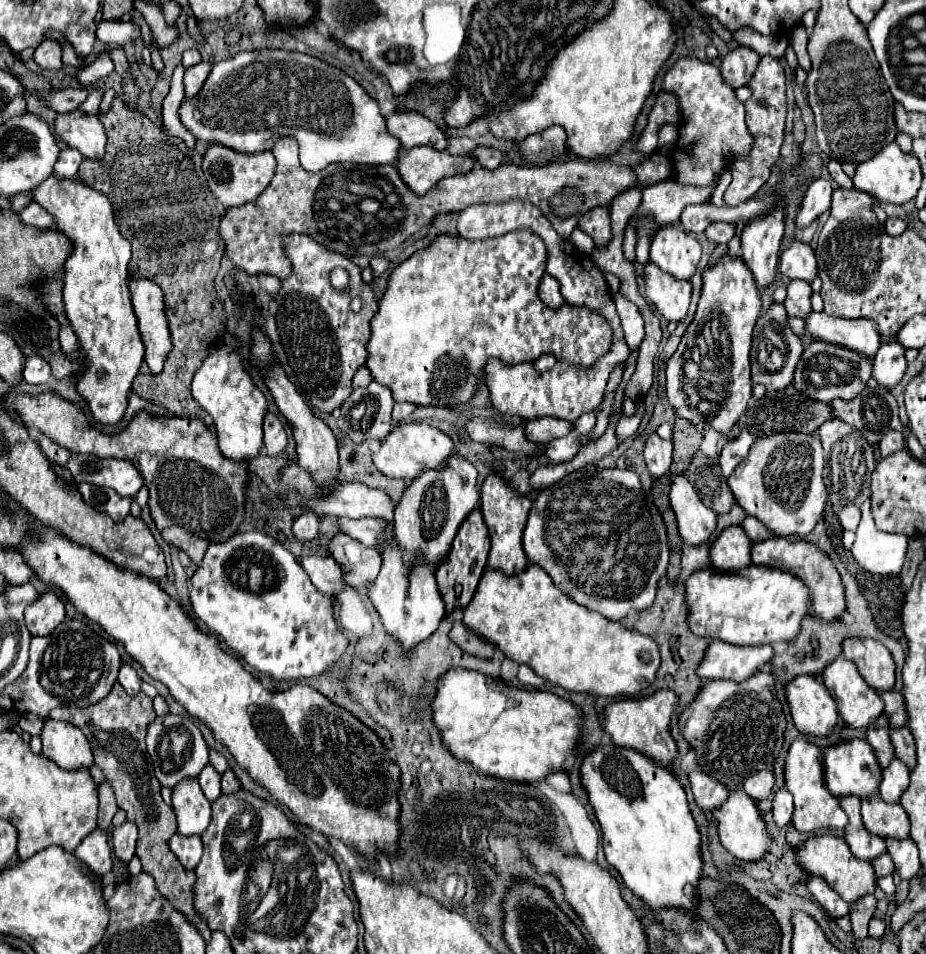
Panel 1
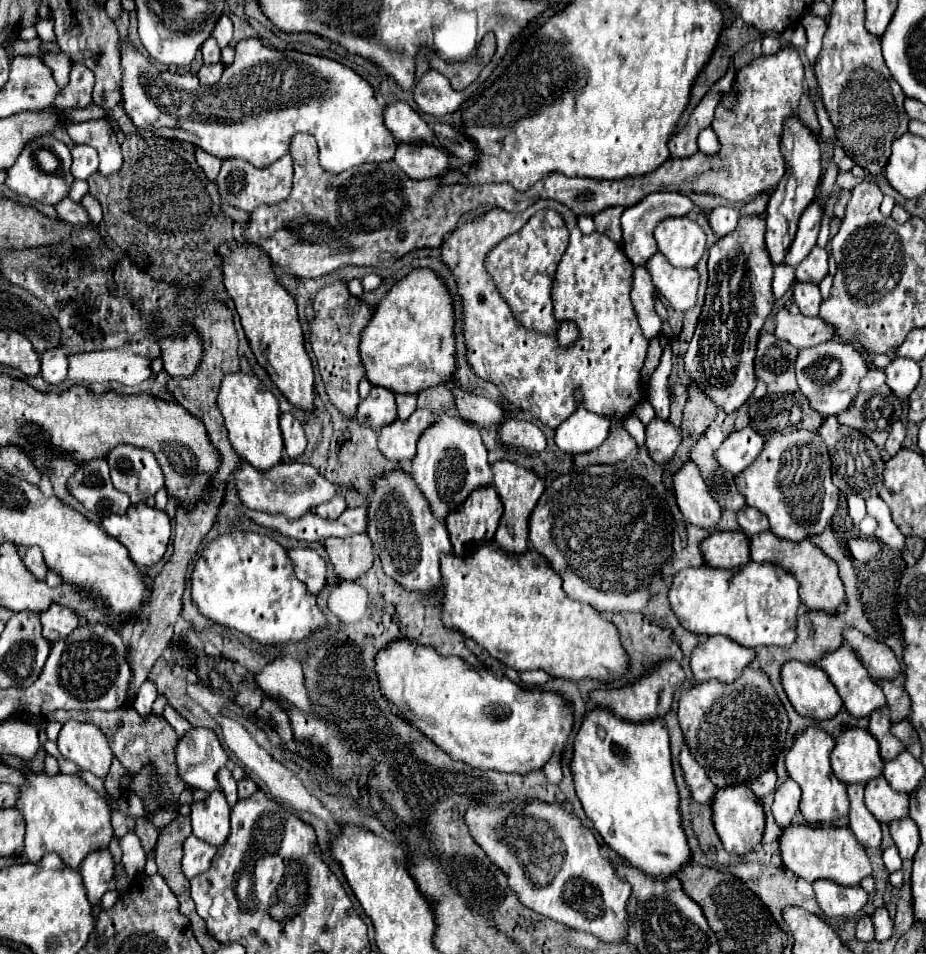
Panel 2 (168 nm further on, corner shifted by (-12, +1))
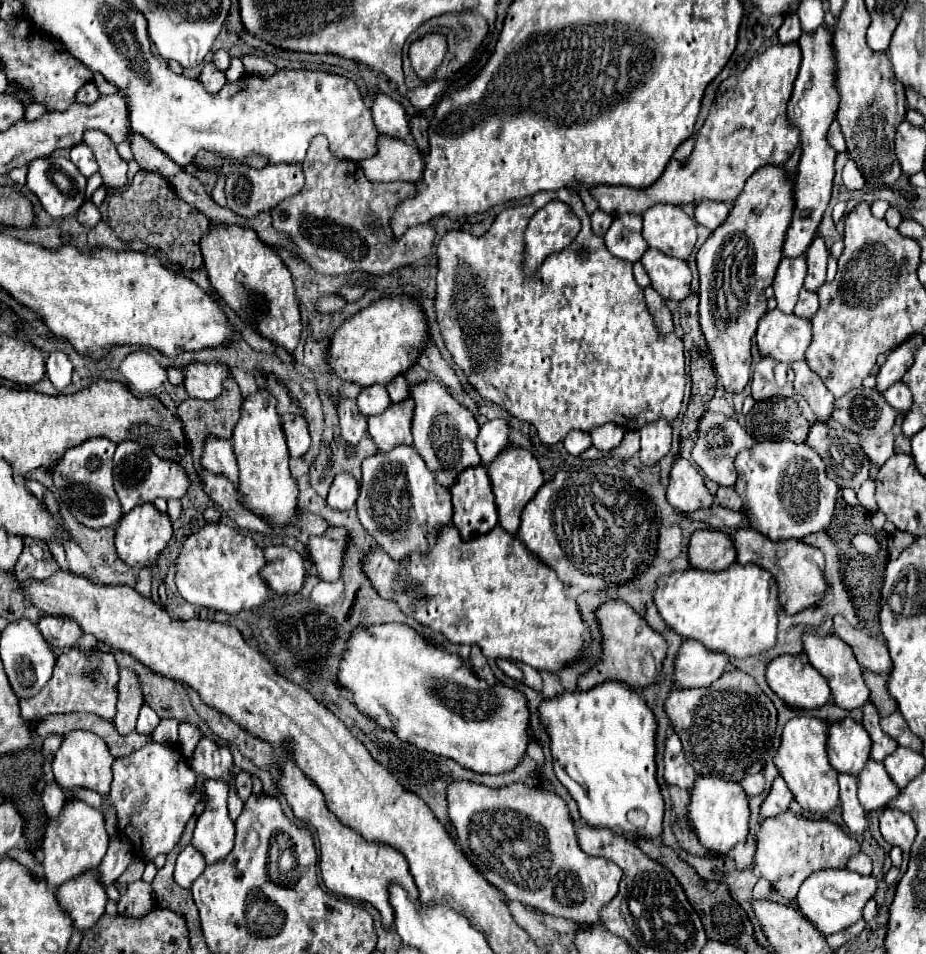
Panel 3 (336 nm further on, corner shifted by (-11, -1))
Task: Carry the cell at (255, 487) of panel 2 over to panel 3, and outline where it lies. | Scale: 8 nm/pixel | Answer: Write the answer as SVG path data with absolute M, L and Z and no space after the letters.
M207 436L205 446L203 446L201 464L203 464L203 468L211 468L213 472L223 474L223 476L231 478L233 484L237 484L235 454L233 454L233 448L229 444L231 444L231 440Z

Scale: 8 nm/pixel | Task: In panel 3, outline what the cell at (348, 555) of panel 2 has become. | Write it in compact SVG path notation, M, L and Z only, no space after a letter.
M329 528L319 536L309 536L307 552L319 580L323 582L339 580L345 542L347 542L347 532L343 528Z

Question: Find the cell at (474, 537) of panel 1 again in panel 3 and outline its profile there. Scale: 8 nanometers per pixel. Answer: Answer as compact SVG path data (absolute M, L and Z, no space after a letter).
M479 464L467 468L451 488L453 494L453 524L459 528L463 540L487 534L497 526L497 506L493 500L487 470Z

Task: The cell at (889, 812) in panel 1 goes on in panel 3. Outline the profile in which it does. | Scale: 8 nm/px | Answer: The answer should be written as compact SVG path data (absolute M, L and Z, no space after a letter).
M869 760L859 772L859 802L867 812L887 806L887 800L899 794L899 788L889 778L883 762Z

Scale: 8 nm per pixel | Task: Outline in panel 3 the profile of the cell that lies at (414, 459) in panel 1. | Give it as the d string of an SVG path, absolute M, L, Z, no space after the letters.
M413 400L391 402L385 412L369 416L369 436L375 440L381 452L389 452L395 444L413 444L411 436L413 420Z

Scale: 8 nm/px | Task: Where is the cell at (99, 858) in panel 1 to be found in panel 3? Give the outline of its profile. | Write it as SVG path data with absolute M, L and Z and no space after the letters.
M97 870L85 872L75 880L57 888L59 908L69 914L73 928L79 932L91 930L105 914L107 894L97 882Z

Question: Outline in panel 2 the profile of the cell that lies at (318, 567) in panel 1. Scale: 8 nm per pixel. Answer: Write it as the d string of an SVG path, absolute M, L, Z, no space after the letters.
M294 548L288 550L288 556L296 566L296 576L306 582L308 590L320 592L326 586L326 562L318 552L310 548Z

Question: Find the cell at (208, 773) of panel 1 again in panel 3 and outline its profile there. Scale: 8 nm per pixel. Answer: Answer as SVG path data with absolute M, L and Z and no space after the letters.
M231 786L229 788L229 816L231 816L231 820L237 820L241 810L243 810L243 802L235 796L235 786Z

